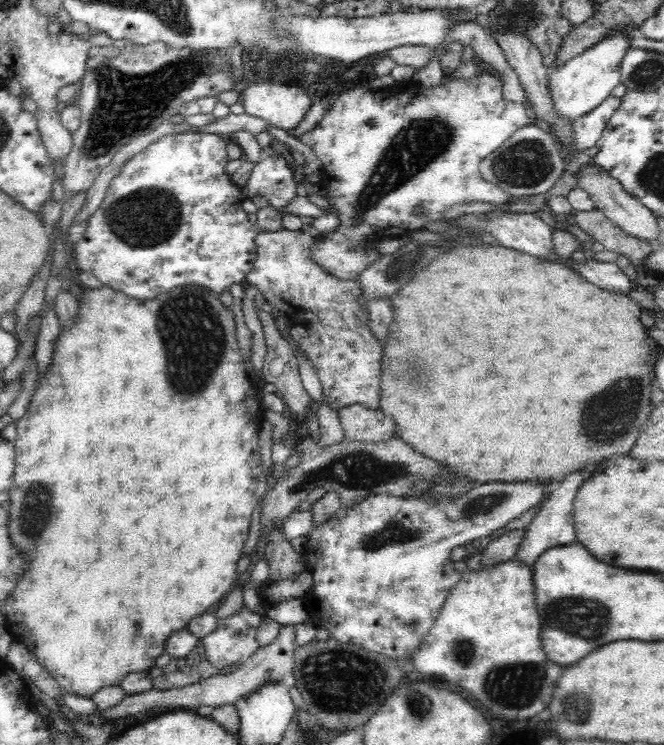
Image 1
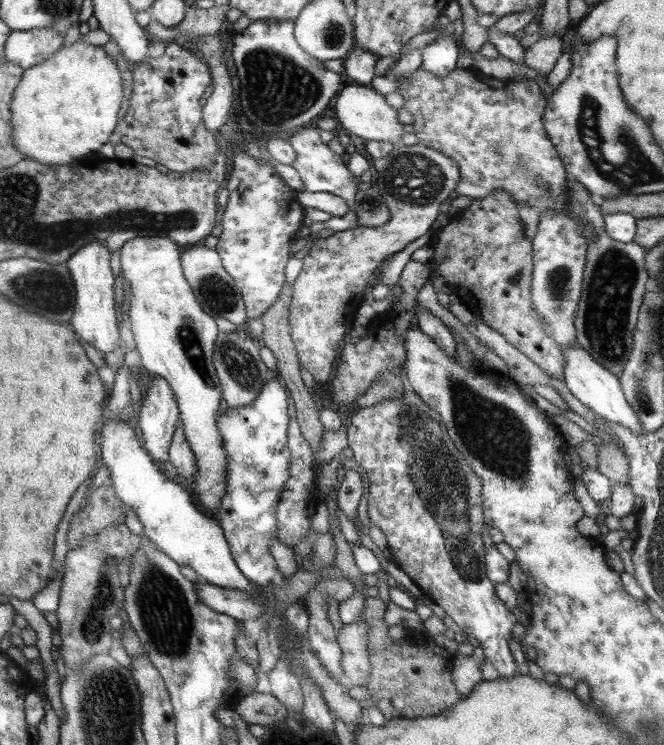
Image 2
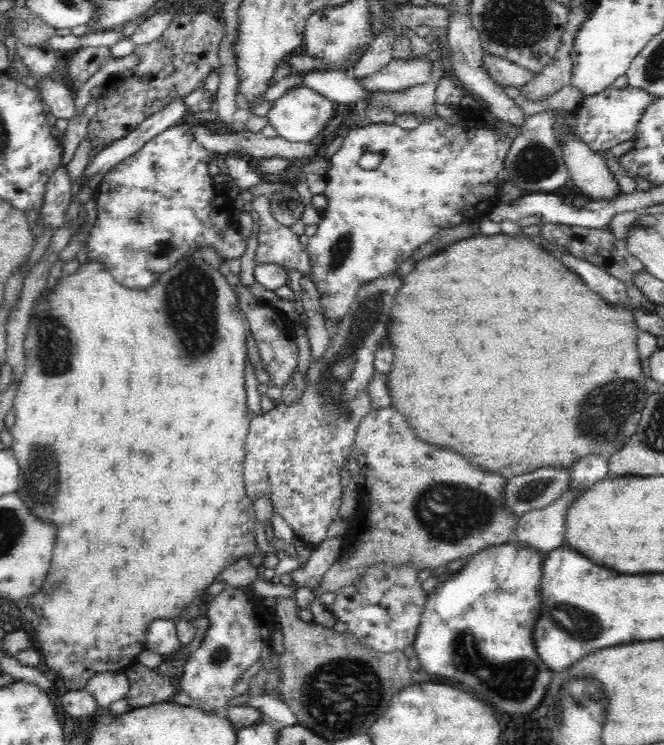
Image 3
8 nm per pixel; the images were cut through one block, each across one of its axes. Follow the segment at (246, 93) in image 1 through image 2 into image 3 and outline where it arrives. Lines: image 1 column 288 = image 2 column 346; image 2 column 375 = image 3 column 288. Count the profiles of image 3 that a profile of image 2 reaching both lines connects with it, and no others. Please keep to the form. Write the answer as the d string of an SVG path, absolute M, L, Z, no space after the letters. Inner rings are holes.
M298 86L298 90L288 92L286 96L282 96L273 103L274 108L268 114L268 118L272 120L272 126L276 129L278 136L290 142L314 142L335 116L335 103L305 86Z

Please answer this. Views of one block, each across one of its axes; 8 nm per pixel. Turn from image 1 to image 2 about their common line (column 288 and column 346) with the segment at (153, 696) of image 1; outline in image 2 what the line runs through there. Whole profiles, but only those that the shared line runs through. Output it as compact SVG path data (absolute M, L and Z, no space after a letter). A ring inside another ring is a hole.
M364 619L343 625L336 633L336 641L341 651L341 670L349 686L362 686L369 672Z

